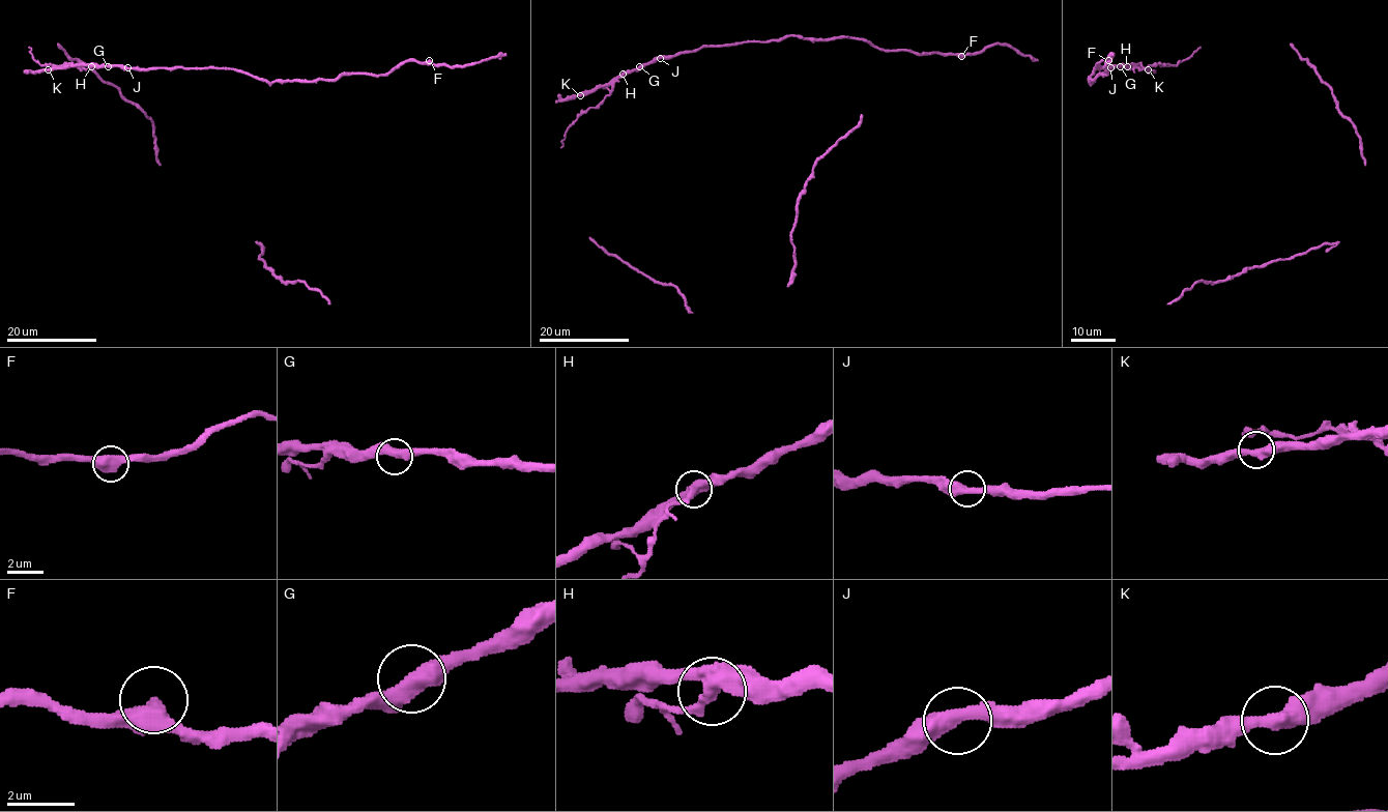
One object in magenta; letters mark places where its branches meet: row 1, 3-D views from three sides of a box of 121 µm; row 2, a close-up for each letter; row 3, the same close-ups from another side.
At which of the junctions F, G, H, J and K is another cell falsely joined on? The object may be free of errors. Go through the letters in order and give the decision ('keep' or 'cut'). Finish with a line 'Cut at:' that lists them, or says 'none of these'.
F: keep
G: keep
H: cut
J: keep
K: keep
Cut at: H

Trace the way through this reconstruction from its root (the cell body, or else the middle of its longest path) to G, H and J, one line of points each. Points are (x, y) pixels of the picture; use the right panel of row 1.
G: (1201, 47), (1176, 64), (1153, 63), (1143, 69), (1120, 66)
H: (1201, 47), (1176, 64), (1153, 63), (1143, 69), (1126, 66)
J: (1201, 47), (1176, 64), (1153, 63), (1143, 69), (1123, 65), (1110, 67)

